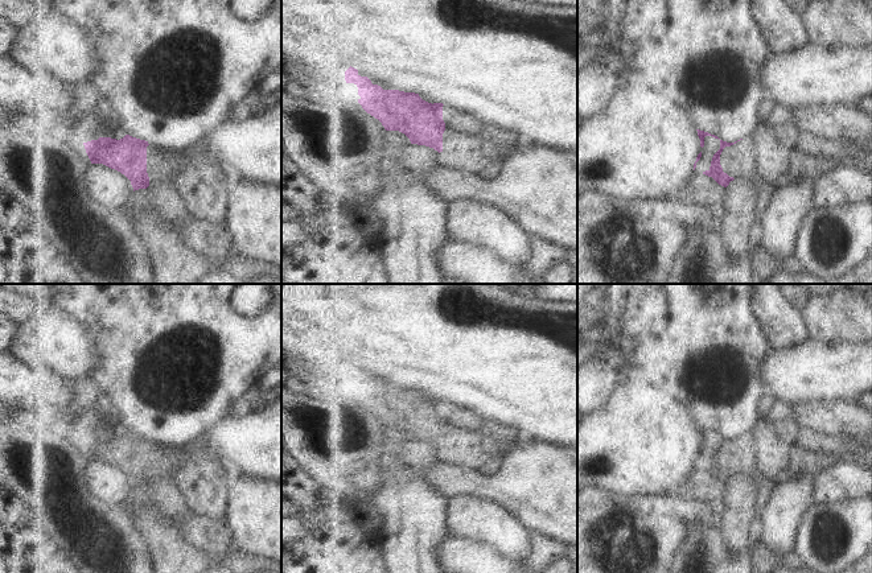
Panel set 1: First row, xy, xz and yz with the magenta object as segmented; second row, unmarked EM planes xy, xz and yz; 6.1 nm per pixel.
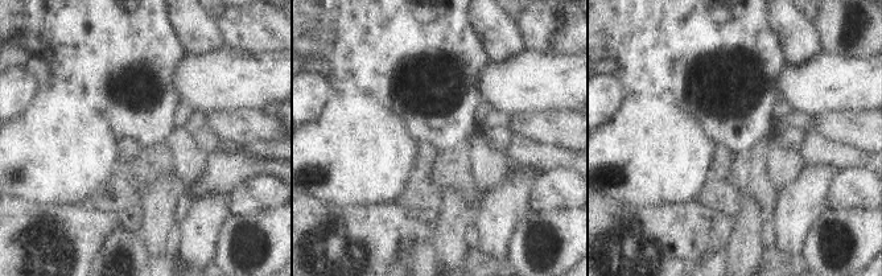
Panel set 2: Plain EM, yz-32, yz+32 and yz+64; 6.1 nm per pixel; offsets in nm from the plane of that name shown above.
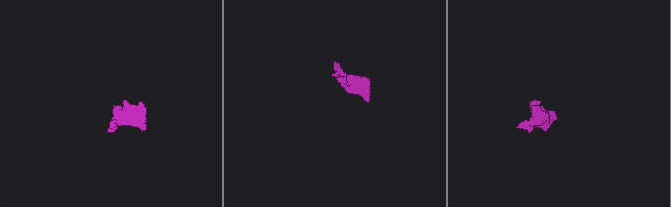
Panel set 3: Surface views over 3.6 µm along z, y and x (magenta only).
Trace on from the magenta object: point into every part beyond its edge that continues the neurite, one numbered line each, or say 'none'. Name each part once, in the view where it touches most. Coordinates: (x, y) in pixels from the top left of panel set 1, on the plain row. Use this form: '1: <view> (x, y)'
1: yz (739, 454)

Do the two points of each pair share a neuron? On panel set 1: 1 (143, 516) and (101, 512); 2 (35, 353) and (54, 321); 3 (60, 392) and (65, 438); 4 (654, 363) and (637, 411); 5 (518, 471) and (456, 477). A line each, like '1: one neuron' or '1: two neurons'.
1: two neurons
2: one neuron
3: two neurons
4: two neurons
5: one neuron

